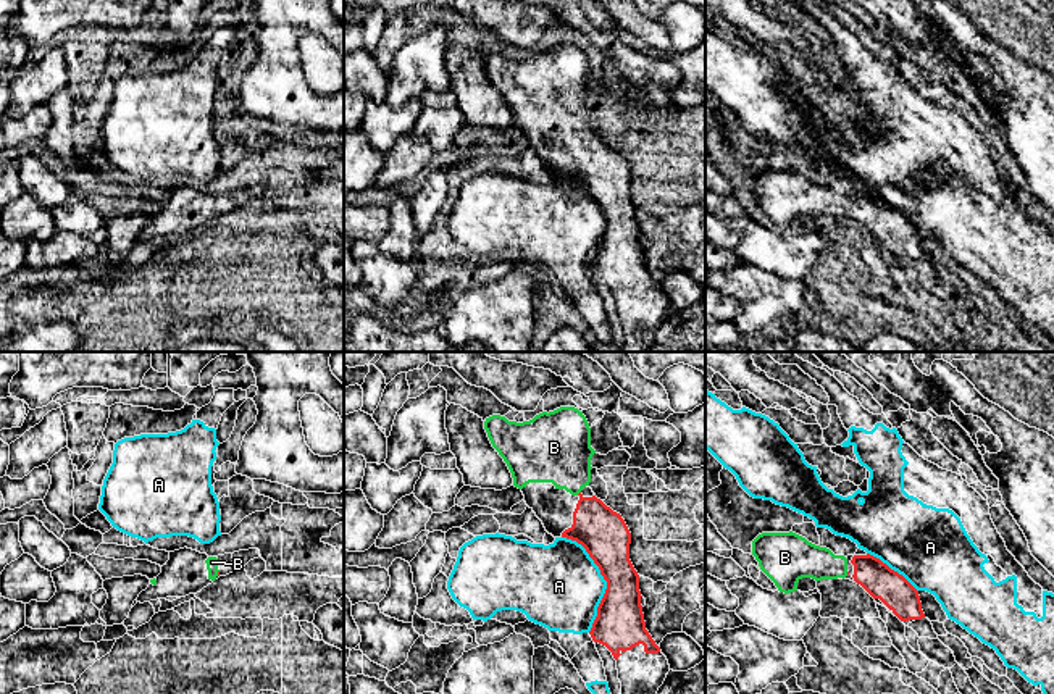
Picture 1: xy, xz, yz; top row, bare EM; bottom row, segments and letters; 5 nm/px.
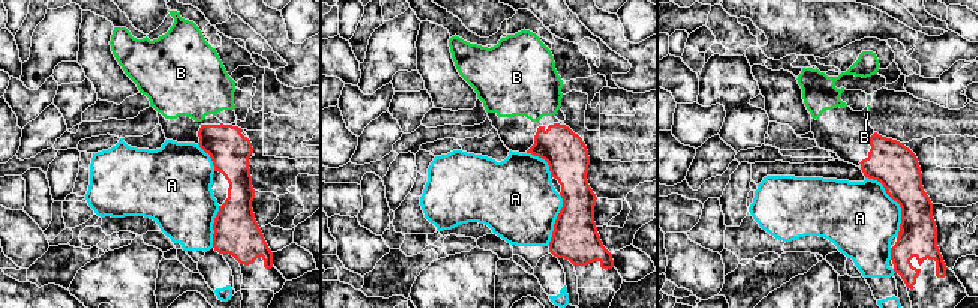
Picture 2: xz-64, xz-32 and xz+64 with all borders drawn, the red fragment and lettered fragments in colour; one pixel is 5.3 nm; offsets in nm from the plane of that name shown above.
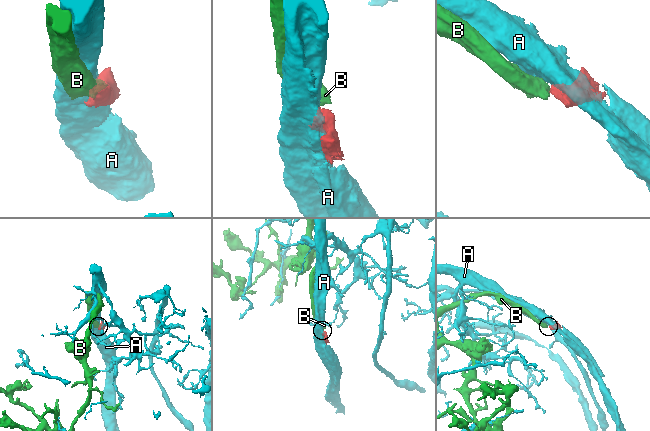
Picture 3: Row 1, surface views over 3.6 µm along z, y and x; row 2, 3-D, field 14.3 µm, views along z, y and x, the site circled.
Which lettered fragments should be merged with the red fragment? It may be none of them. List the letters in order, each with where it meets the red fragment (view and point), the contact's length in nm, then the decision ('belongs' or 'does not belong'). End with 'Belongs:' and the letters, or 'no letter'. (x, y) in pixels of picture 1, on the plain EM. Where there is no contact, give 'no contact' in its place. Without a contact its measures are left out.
A: contact xz (604, 217); length 500 nm; does not belong
B: no contact; belongs
Belongs: B

